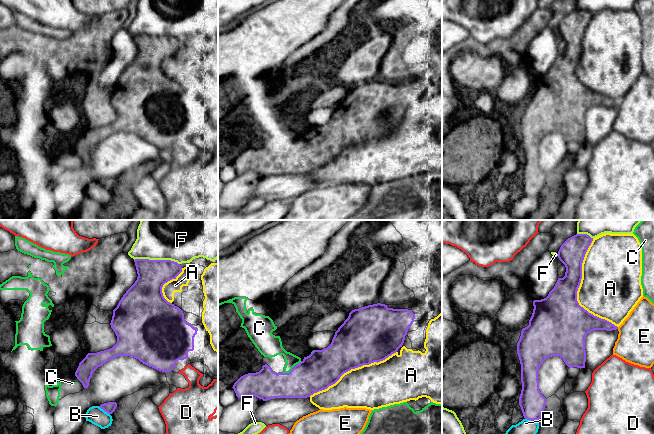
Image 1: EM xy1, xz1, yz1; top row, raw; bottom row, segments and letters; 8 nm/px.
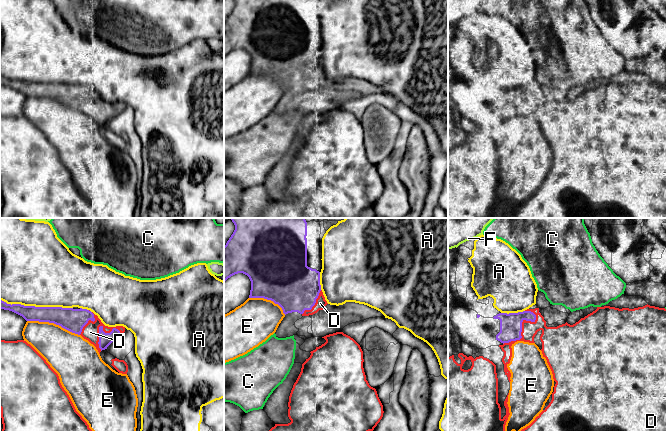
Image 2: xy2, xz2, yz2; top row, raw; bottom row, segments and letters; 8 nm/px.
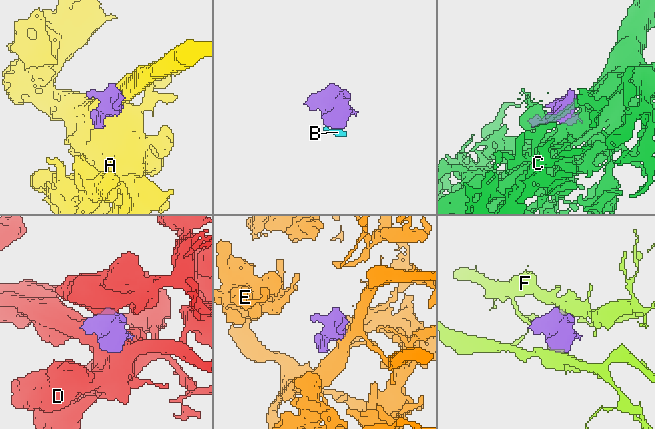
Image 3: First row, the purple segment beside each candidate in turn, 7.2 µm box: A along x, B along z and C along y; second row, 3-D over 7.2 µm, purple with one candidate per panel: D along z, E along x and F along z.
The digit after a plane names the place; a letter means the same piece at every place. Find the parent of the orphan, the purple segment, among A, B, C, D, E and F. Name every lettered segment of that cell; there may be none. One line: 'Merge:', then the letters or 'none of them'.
Merge: none of them

